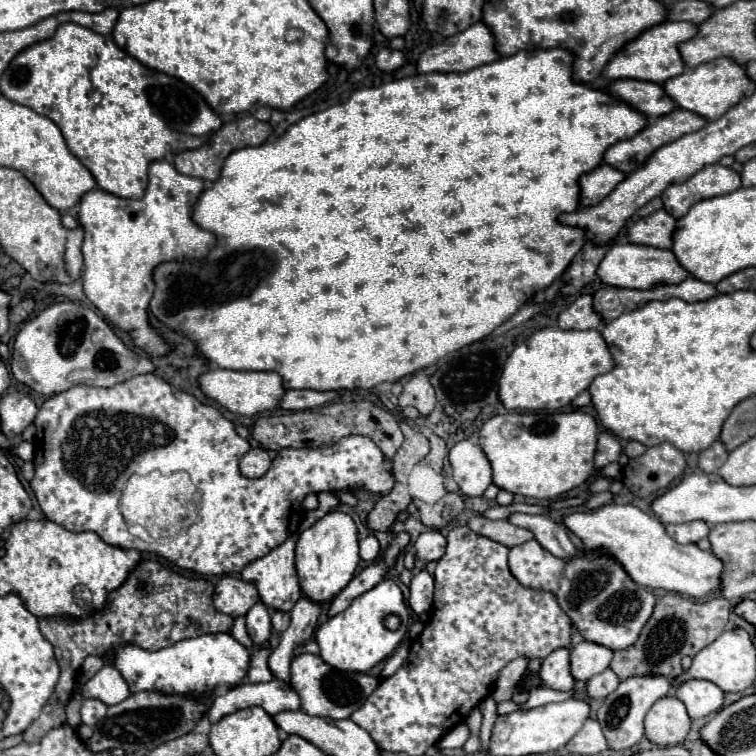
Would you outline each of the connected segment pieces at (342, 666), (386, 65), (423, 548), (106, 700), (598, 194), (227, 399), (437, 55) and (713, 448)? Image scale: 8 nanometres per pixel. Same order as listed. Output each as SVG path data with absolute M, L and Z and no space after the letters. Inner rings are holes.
M384 579L374 589L356 597L350 607L326 623L322 623L316 631L316 643L320 645L320 657L340 671L368 671L398 647L402 637L408 631L408 605L404 603L404 595L400 587ZM398 617L398 627L390 627L390 619Z
M382 49L378 55L376 55L376 65L378 69L382 71L396 71L400 65L404 63L404 55L402 51L396 51L396 49Z
M432 529L422 533L414 543L414 547L416 547L416 559L438 561L446 551L446 537L440 531Z
M104 665L90 681L86 681L80 687L80 693L84 697L98 699L104 705L122 703L130 695L126 681L122 679L122 675L112 665Z
M600 163L590 173L584 173L580 177L580 207L598 205L624 177L624 173L606 163Z
M210 369L198 377L200 389L208 399L214 399L218 405L226 407L238 415L256 415L270 411L278 405L278 399L284 395L282 377L274 371L228 371L228 369Z
M478 21L478 23L470 25L466 31L460 31L456 35L448 37L444 43L426 49L418 57L416 71L418 73L464 73L474 67L494 63L494 59L498 59L498 57L500 55L494 51L494 35L490 35L490 31L486 31L486 25L482 21Z
M714 441L708 449L704 449L698 455L698 467L706 473L714 473L722 467L722 463L728 459L728 451L724 449L722 441Z

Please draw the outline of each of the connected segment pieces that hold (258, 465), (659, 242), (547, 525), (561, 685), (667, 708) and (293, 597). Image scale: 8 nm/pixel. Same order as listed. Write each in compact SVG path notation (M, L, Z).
M254 447L242 457L240 471L242 471L242 475L246 475L250 479L258 479L270 469L270 463L272 463L272 459L270 459L268 451L262 447Z
M658 209L652 215L632 223L626 229L626 239L630 243L638 243L638 245L670 249L674 227L676 227L676 219L670 213L666 213L664 209Z
M516 513L508 521L518 525L518 527L524 527L524 529L532 531L534 537L540 537L540 545L546 551L550 551L554 557L572 559L572 557L580 555L580 549L576 549L576 545L570 541L568 531L560 523L550 519L548 515L522 515L522 513Z
M558 649L552 651L540 667L540 687L556 689L556 691L570 691L574 687L574 677L570 675L570 665L568 665L570 649Z
M662 697L658 699L650 711L646 713L644 719L644 735L650 743L658 745L658 747L668 747L668 745L678 745L680 741L686 739L690 731L690 717L686 715L686 707L682 707L682 701L678 701L676 697Z
M292 535L290 539L286 539L282 545L278 545L276 549L272 549L270 553L266 553L264 557L258 557L254 561L250 561L244 569L242 569L242 579L252 583L258 593L260 593L260 601L274 611L290 611L296 601L302 597L302 593L298 591L298 575L294 575L294 547L296 547L298 535Z

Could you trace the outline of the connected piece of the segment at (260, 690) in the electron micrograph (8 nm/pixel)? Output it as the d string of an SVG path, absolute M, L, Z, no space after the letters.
M272 679L268 683L244 683L218 695L204 717L208 717L210 723L216 723L224 715L254 705L262 707L268 715L274 717L282 711L296 711L298 703L298 693L280 679Z

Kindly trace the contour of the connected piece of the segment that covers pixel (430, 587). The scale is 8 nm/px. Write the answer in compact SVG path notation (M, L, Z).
M420 571L412 577L410 583L410 597L408 605L412 611L430 611L432 609L432 593L434 593L434 579L428 571Z

